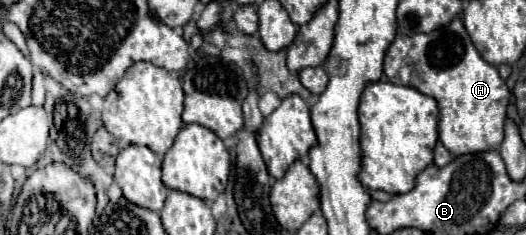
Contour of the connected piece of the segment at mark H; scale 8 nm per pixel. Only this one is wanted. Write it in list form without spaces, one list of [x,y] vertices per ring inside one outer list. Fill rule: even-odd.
[[[455,17],[449,25],[435,29],[433,33],[415,33],[415,35],[397,35],[385,53],[383,71],[389,81],[397,85],[413,87],[429,97],[433,97],[439,105],[439,139],[443,145],[455,155],[465,153],[479,153],[487,149],[497,149],[503,141],[503,127],[505,127],[505,113],[509,105],[509,89],[505,81],[499,77],[495,65],[489,65],[471,43],[469,33],[463,27],[463,21]]]

